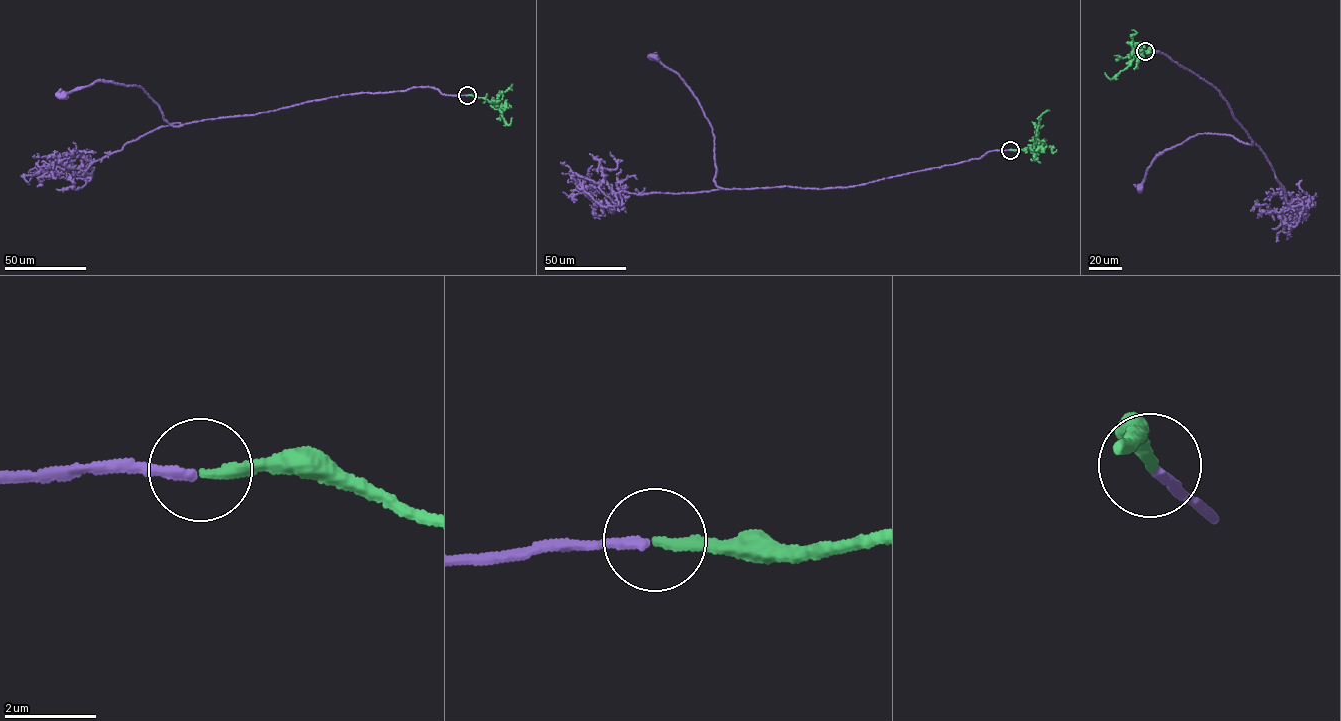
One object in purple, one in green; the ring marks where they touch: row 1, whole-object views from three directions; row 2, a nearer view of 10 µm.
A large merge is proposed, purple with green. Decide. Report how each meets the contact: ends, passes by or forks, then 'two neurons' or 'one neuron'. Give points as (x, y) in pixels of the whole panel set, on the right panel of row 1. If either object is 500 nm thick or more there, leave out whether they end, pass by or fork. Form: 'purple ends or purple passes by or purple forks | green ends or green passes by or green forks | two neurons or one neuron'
purple ends | green ends | one neuron

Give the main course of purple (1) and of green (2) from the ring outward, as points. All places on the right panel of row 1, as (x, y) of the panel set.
1: (1145, 52), (1151, 57), (1159, 52), (1211, 84), (1252, 144), (1229, 135), (1196, 134), (1156, 154), (1139, 188)
2: (1145, 52), (1141, 49), (1143, 55), (1134, 58), (1111, 79), (1105, 72)

